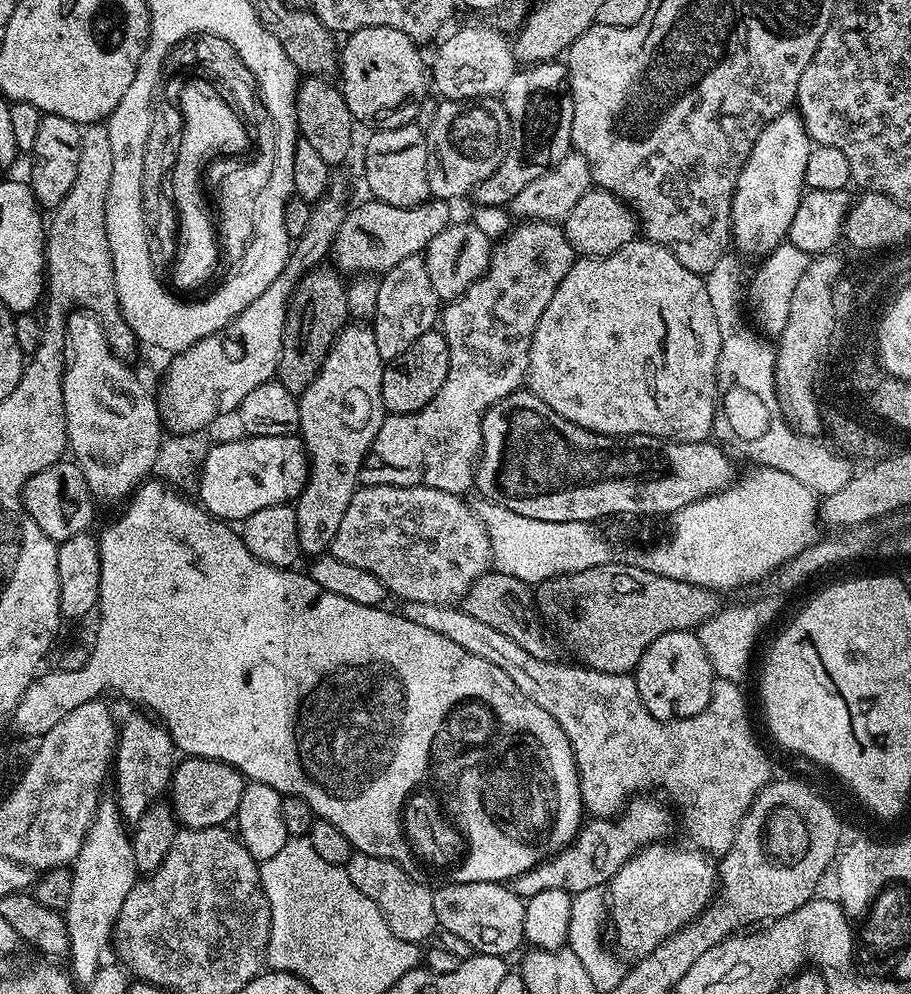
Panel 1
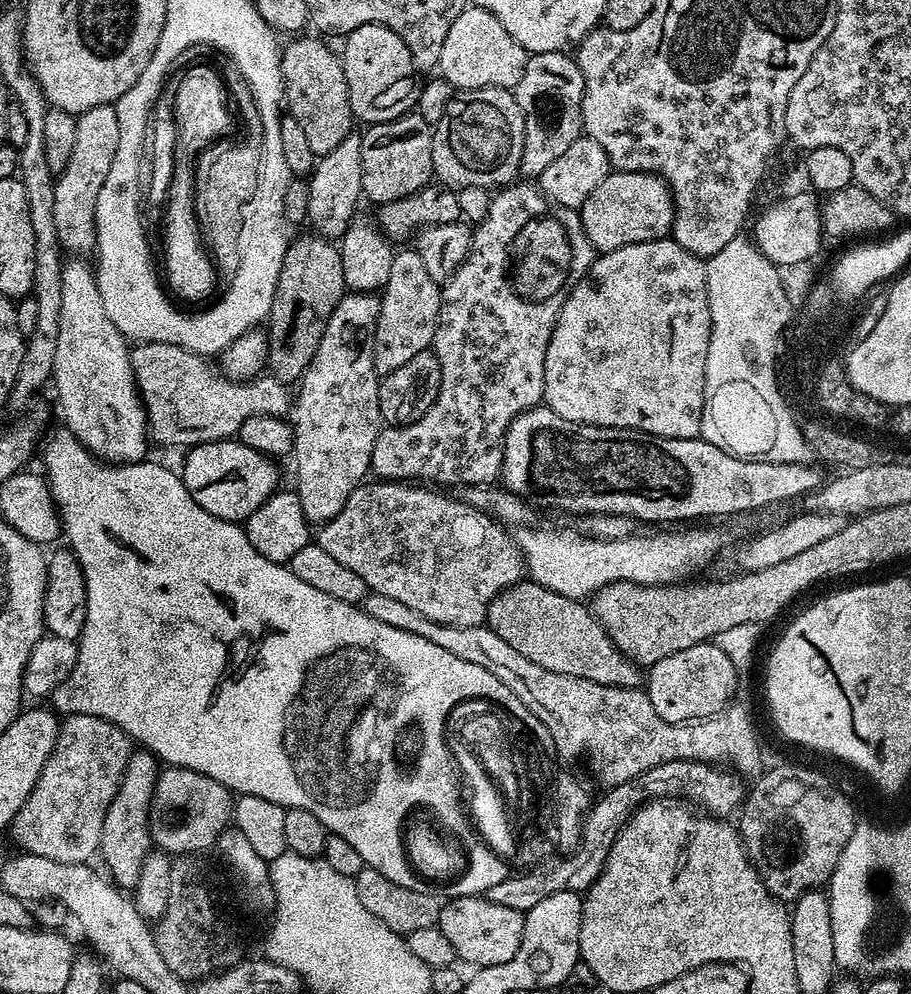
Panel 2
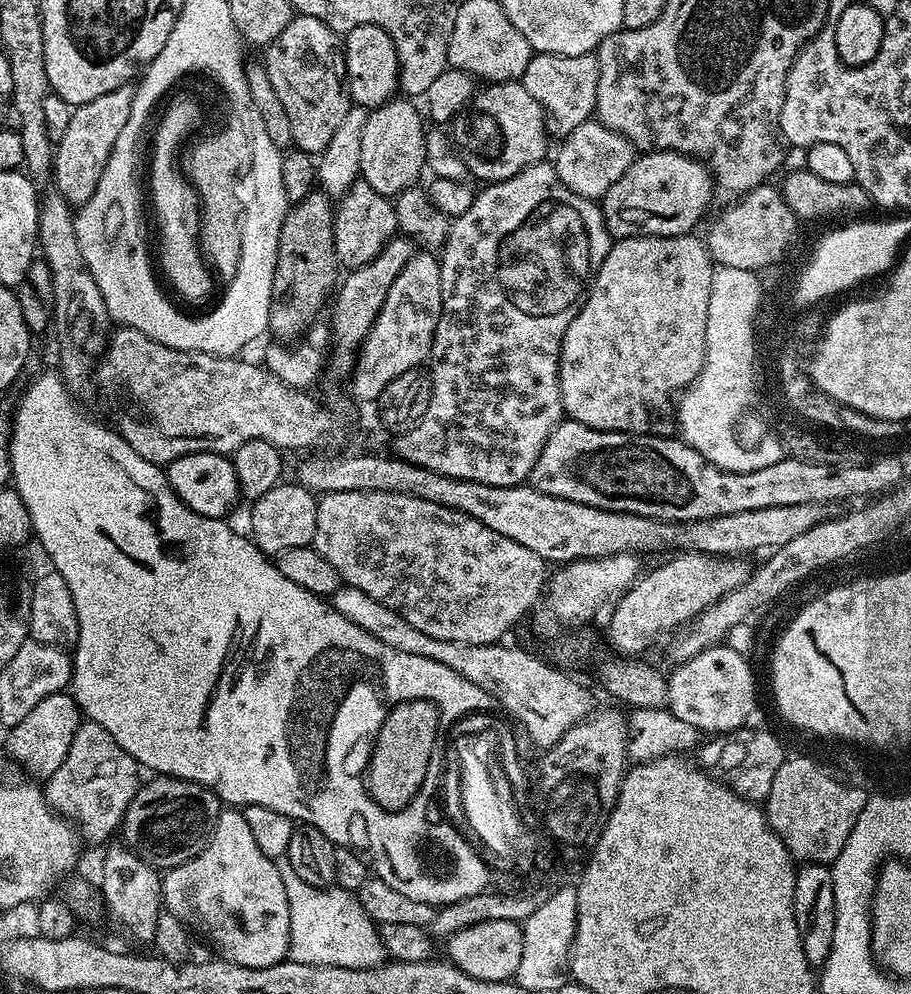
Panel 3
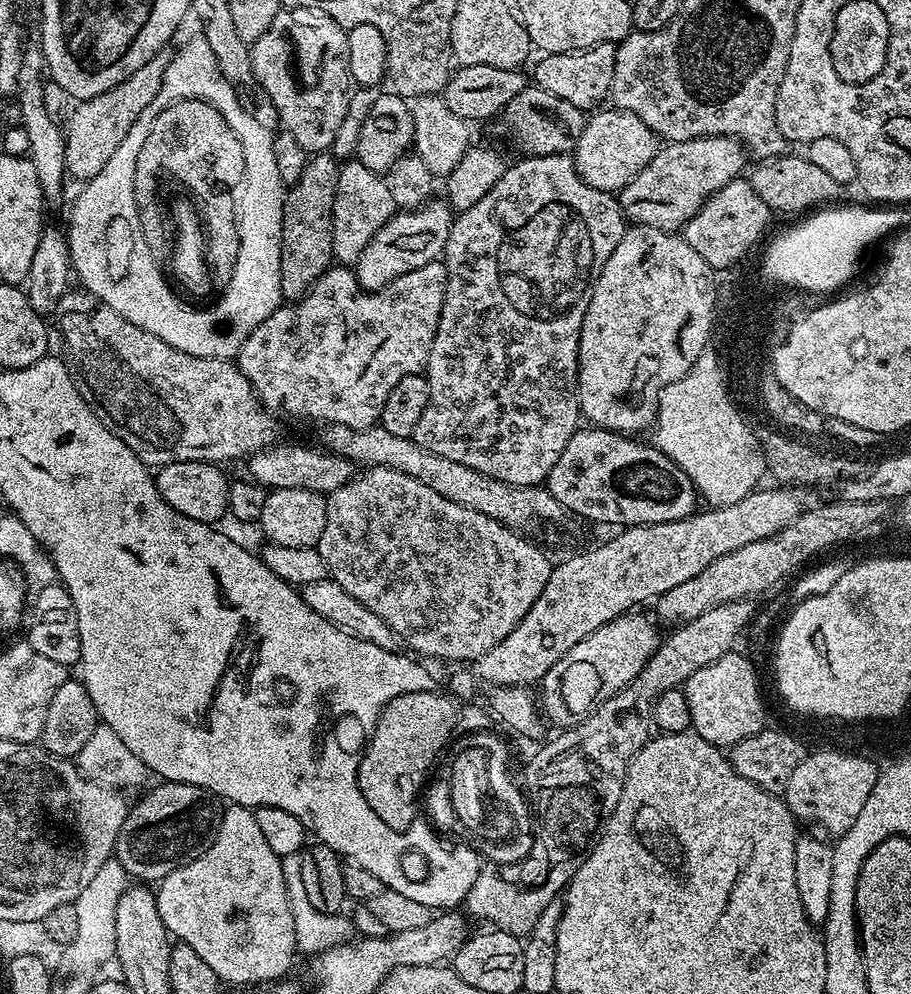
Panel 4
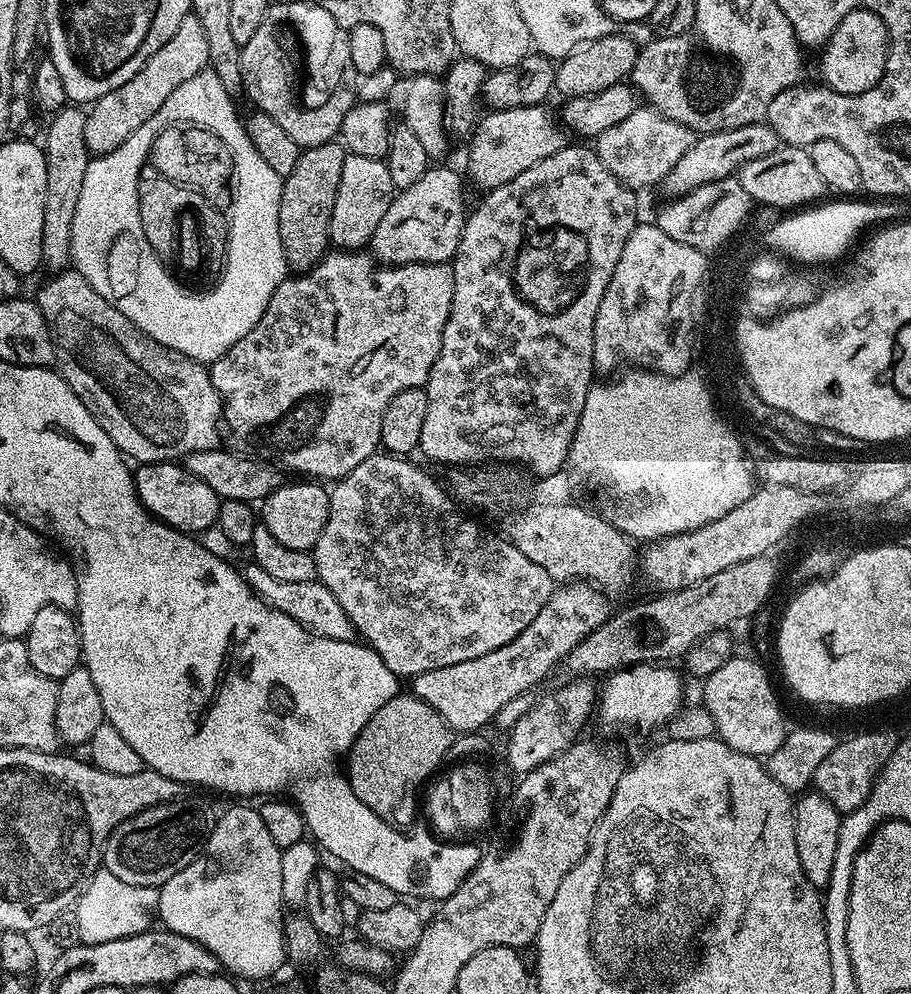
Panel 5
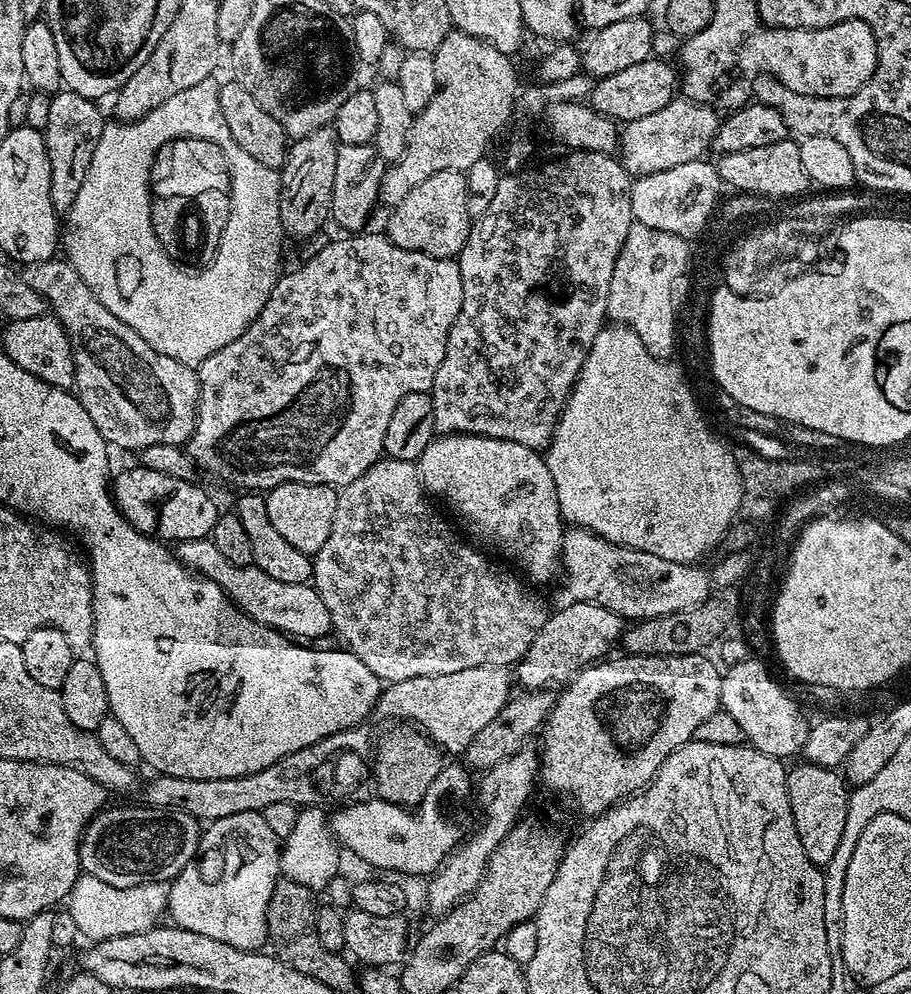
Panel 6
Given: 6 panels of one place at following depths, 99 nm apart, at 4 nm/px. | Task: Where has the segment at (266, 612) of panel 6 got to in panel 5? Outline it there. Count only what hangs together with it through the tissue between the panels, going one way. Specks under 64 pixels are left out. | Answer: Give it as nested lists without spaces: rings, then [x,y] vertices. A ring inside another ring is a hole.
[[[254,562],[243,565],[242,575],[244,580],[250,585],[253,592],[265,600],[271,608],[277,608],[282,614],[290,614],[294,622],[298,622],[307,632],[322,638],[334,638],[335,640],[356,640],[356,627],[350,618],[346,618],[346,610],[338,606],[338,598],[326,590],[326,586],[319,580],[310,582],[278,582],[278,578],[270,578],[262,566]]]

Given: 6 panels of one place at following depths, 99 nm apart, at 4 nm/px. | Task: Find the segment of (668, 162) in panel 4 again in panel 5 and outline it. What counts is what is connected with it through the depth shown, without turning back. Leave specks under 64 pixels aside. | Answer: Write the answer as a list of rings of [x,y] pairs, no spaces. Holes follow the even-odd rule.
[[[767,122],[747,124],[722,132],[701,135],[686,150],[686,154],[682,154],[682,158],[678,158],[678,162],[663,178],[662,187],[664,186],[665,190],[669,192],[667,194],[669,197],[684,196],[685,193],[706,182],[714,182],[739,173],[743,164],[762,154],[770,154],[770,150],[781,147],[781,144],[782,141],[778,138],[778,134],[774,134],[774,130]]]

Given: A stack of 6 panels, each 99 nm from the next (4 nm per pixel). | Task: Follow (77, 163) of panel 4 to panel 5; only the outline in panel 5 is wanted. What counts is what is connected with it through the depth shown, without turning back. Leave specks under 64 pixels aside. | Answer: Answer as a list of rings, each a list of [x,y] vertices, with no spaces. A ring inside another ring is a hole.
[[[189,14],[182,26],[174,30],[170,42],[166,42],[158,54],[150,54],[142,70],[138,70],[130,82],[122,82],[118,90],[110,90],[110,94],[102,94],[102,98],[92,101],[86,112],[86,146],[89,153],[103,154],[126,142],[126,138],[130,138],[130,134],[134,134],[134,130],[150,118],[150,114],[158,111],[162,102],[166,102],[166,98],[170,98],[170,94],[174,94],[186,78],[192,78],[208,67],[206,30],[202,30],[202,22],[198,22],[194,14]]]

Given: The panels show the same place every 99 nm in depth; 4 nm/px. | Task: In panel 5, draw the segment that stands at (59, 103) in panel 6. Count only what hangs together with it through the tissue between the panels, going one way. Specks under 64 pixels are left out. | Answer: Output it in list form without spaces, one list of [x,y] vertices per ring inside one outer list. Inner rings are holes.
[[[65,106],[51,117],[52,120],[48,124],[48,133],[42,139],[42,147],[44,150],[44,157],[46,158],[46,194],[44,195],[44,205],[42,206],[42,258],[44,259],[43,267],[49,268],[49,273],[55,274],[57,272],[65,271],[69,267],[72,259],[72,227],[74,226],[74,210],[78,206],[78,194],[82,190],[82,177],[86,175],[86,166],[90,159],[90,153],[86,146],[86,112],[80,106]]]

